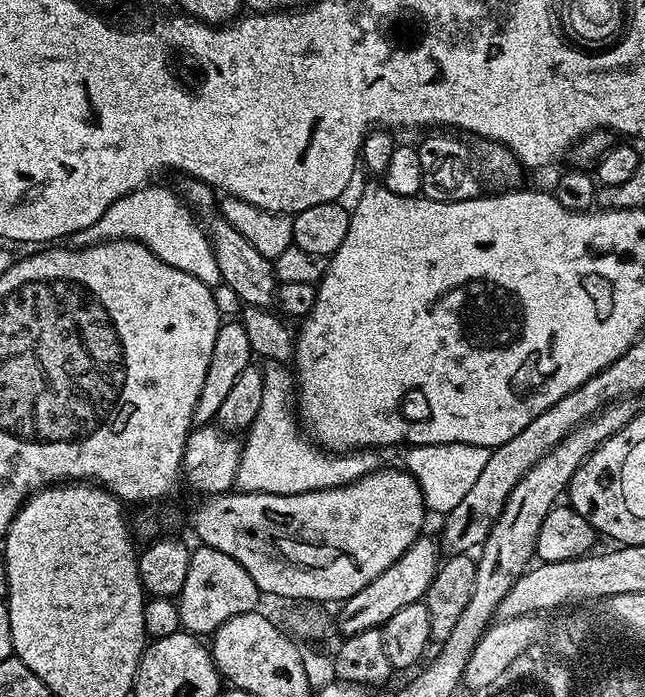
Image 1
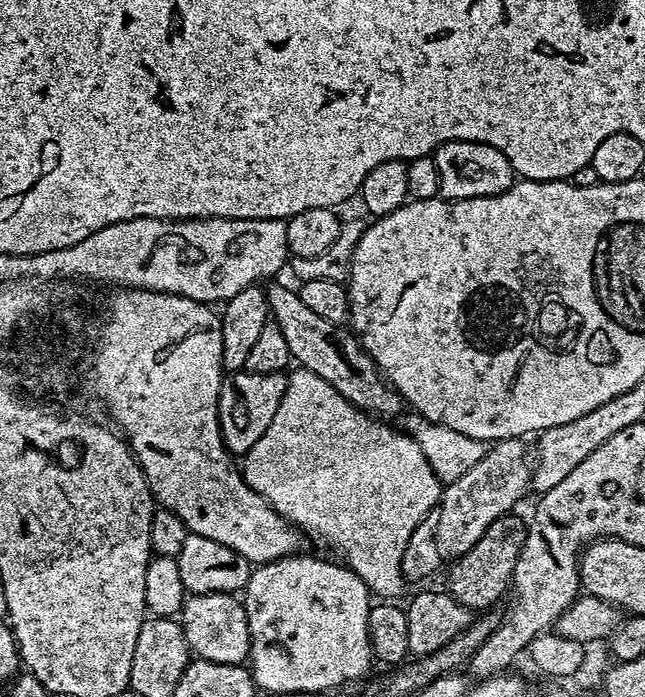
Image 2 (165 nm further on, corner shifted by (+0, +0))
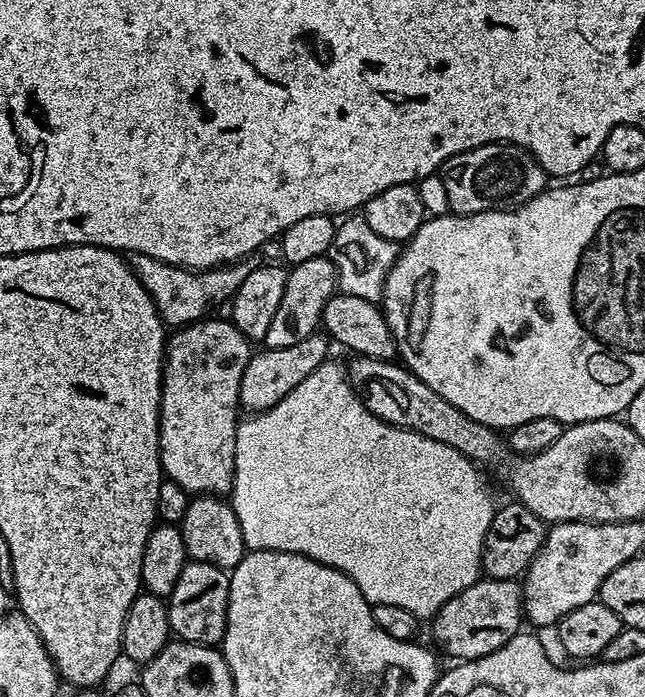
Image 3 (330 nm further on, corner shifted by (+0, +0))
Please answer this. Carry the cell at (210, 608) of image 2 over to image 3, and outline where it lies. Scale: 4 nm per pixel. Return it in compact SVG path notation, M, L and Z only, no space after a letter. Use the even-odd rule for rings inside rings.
M189 559L184 565L182 574L178 574L178 582L174 590L166 598L168 610L168 626L176 632L181 641L190 644L207 644L216 646L224 639L226 630L226 610L230 594L229 573L225 569Z

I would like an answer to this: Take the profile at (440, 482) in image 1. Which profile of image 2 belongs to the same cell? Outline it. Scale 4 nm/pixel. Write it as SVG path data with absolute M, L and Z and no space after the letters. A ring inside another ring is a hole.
M297 367L295 371L287 373L288 385L286 386L286 394L282 394L282 406L278 406L278 414L274 414L274 422L270 422L270 430L266 430L266 434L262 434L262 438L258 438L258 442L254 442L254 446L243 457L242 471L244 473L244 481L255 492L262 494L262 498L266 498L271 502L278 510L278 514L282 514L291 524L295 524L297 528L301 529L305 537L313 536L314 539L321 540L324 544L329 544L337 552L337 554L335 553L337 557L345 556L345 558L340 558L346 561L347 567L353 570L372 568L370 592L373 597L400 598L396 596L403 594L404 585L406 585L402 570L402 558L411 534L414 533L415 527L439 504L442 485L445 486L452 482L457 482L458 478L462 477L462 474L467 473L469 469L473 469L488 453L490 449L489 441L470 438L467 434L462 434L458 430L450 430L450 426L439 424L438 422L430 422L425 416L419 416L419 414L411 410L405 411L399 417L398 423L400 423L400 428L405 433L399 432L398 429L391 428L388 425L391 423L385 422L380 418L373 418L369 413L361 412L360 409L355 408L349 400L342 398L342 394L338 394L338 390L334 390L334 386L330 386L330 382L326 382L326 378L318 378L318 374L314 374L303 367Z

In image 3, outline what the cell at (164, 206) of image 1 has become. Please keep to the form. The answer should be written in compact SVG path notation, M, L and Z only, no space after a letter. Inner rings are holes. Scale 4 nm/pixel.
M136 254L131 257L130 267L138 278L138 282L142 282L146 294L150 294L165 325L183 326L205 319L211 313L208 311L218 307L219 304L227 305L231 301L232 295L238 290L238 286L242 286L246 274L250 274L253 265L248 262L237 262L218 268L193 270L179 268L149 256Z

